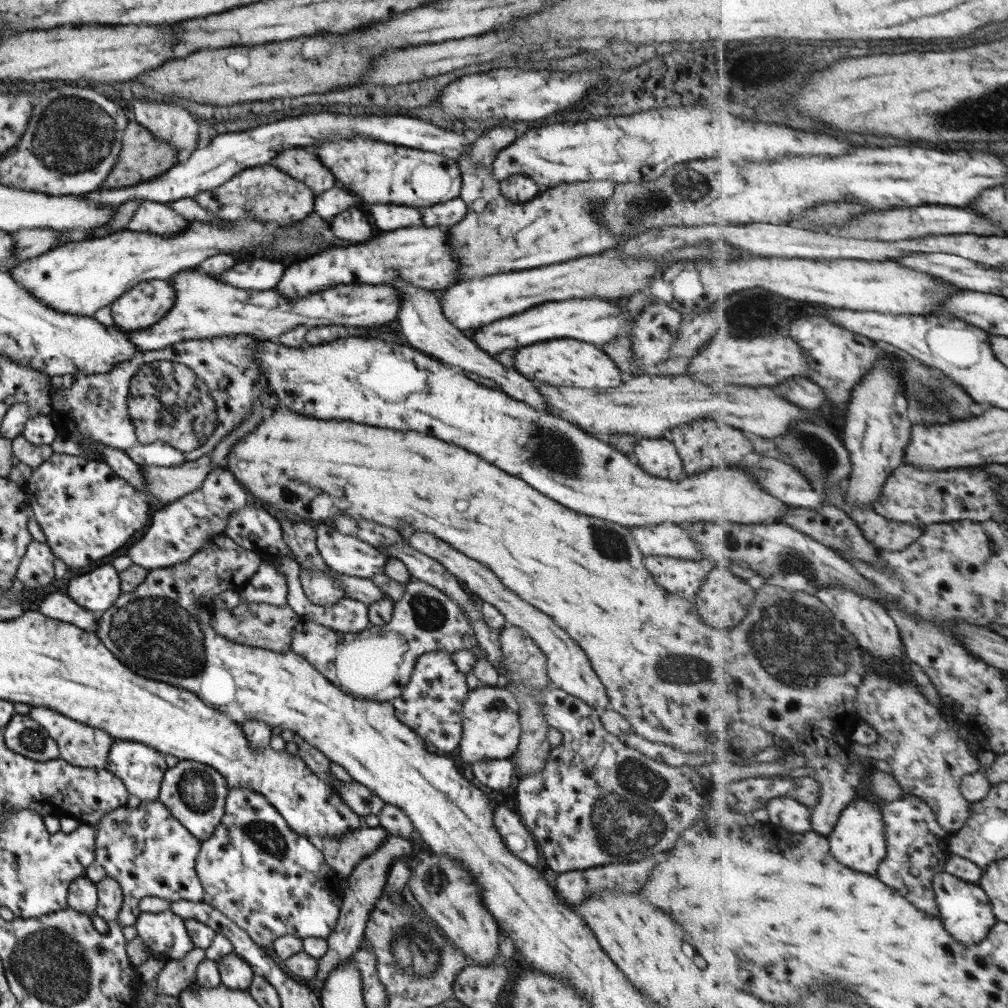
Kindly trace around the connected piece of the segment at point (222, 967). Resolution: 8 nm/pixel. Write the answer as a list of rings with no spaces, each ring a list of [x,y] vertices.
[[[231,952],[216,962],[220,984],[231,990],[246,991],[252,980],[251,968]]]

